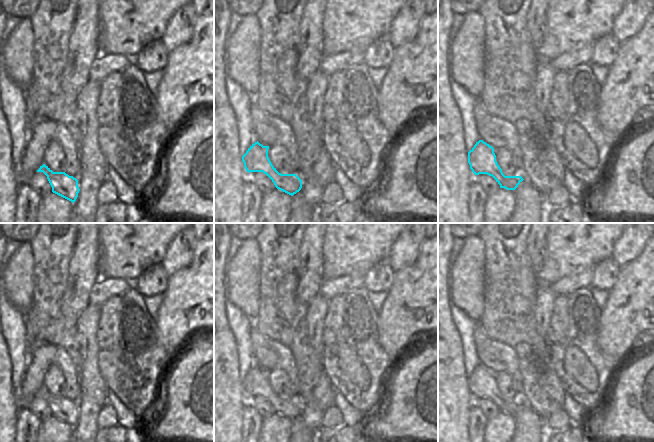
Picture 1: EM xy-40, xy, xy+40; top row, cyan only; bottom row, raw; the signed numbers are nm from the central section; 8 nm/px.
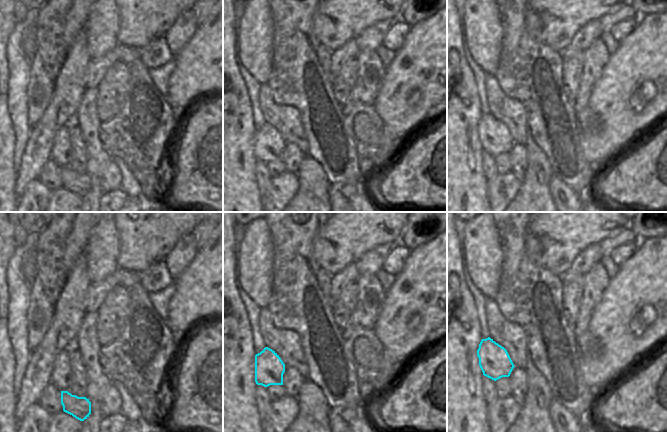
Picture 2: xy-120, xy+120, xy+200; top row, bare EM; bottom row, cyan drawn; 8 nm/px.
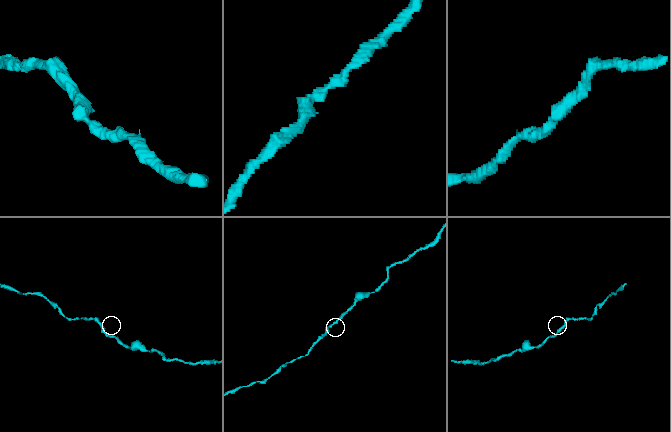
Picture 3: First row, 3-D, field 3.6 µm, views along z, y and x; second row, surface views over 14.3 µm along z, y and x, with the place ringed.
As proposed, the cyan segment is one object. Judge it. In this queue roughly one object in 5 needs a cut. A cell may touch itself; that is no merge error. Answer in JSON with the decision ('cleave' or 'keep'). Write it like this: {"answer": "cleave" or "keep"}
{"answer": "keep"}

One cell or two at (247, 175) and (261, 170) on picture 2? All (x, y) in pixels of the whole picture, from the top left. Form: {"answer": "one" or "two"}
{"answer": "two"}

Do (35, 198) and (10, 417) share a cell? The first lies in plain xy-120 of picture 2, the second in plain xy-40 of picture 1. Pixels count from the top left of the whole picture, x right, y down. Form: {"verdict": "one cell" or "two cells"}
{"verdict": "two cells"}

